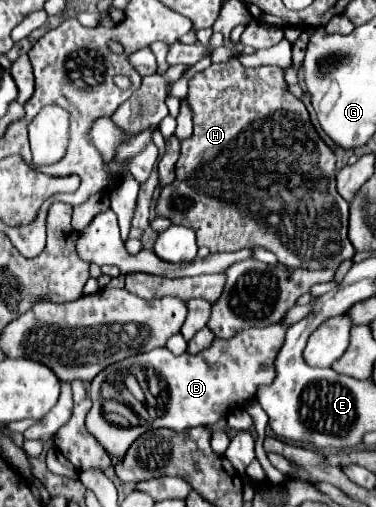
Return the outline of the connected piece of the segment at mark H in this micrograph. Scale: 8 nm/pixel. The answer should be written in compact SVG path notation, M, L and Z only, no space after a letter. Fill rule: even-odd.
M233 58L225 64L211 64L189 80L187 104L193 112L195 130L189 140L181 142L181 156L175 164L177 178L159 194L157 212L159 216L171 218L173 224L193 228L197 232L197 244L207 246L211 252L235 252L241 248L261 246L273 252L279 258L279 264L287 268L337 270L343 260L351 260L355 254L347 238L349 204L335 190L337 158L329 146L325 148L325 142L319 138L319 134L313 144L311 134L315 128L309 122L309 112L305 104L289 92L283 76L285 72L277 66L245 68Z

